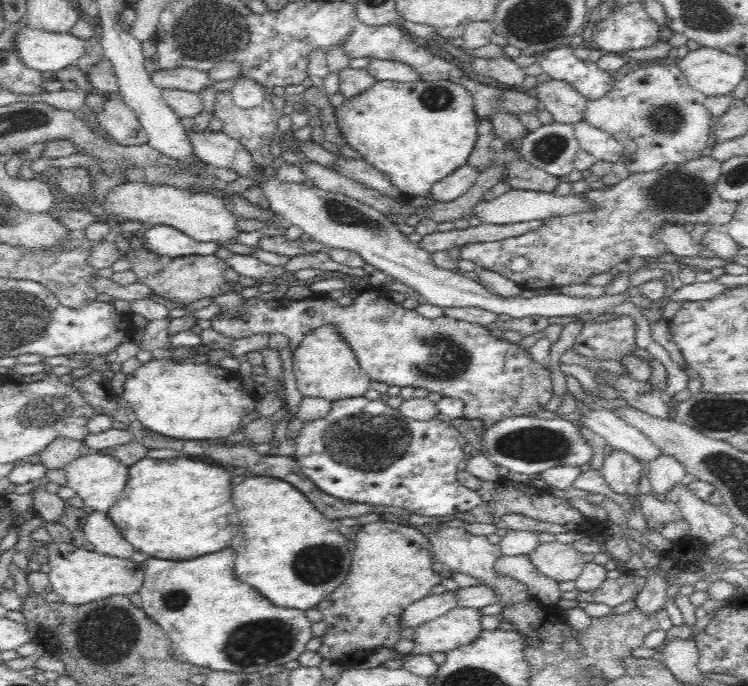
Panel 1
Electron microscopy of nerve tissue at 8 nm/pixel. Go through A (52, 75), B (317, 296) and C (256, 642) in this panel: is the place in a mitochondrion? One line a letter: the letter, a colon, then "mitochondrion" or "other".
A: other
B: other
C: mitochondrion

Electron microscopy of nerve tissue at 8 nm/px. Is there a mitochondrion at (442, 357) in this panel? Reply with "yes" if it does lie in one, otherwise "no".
yes

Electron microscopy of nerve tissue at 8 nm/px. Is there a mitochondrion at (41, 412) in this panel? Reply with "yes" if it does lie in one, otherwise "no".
yes

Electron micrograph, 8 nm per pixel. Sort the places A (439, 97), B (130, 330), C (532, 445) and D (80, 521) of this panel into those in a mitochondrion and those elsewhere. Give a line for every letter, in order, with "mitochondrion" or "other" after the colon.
A: mitochondrion
B: other
C: mitochondrion
D: other

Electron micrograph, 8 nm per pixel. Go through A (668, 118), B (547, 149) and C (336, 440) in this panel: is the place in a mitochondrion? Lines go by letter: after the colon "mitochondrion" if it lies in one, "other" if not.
A: mitochondrion
B: mitochondrion
C: mitochondrion

